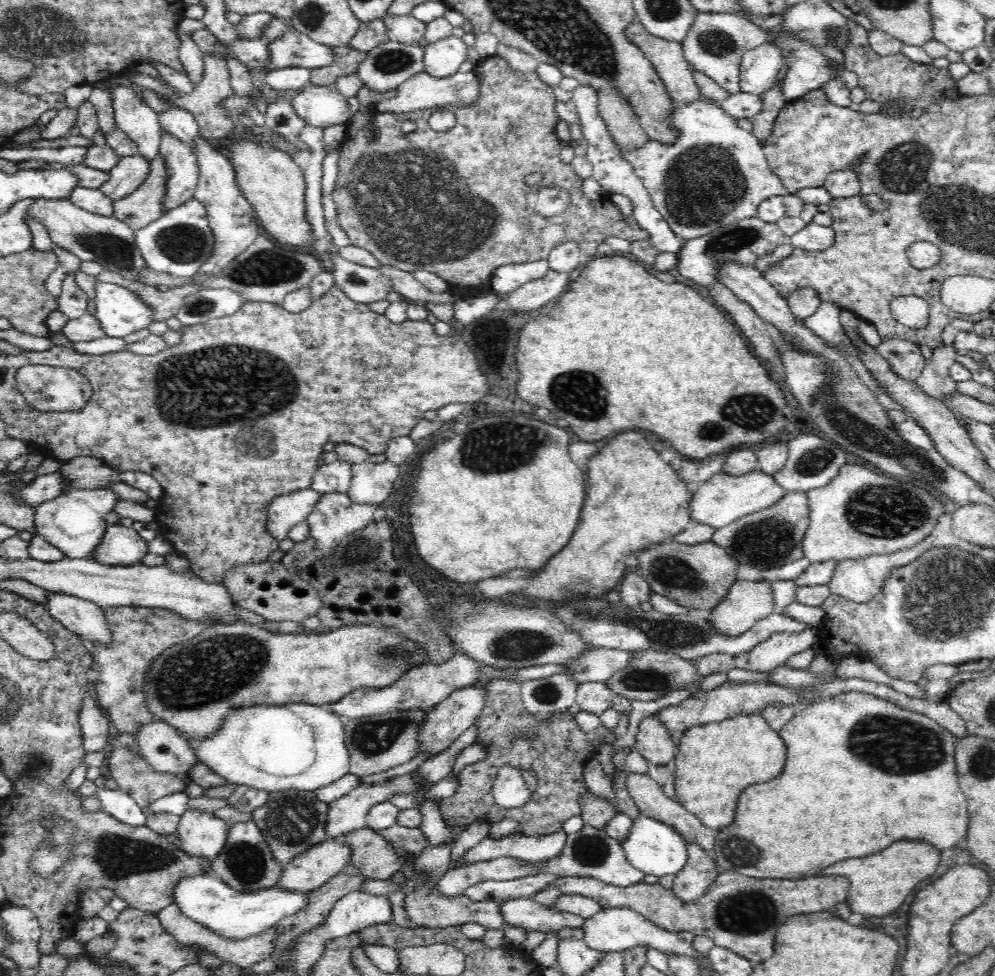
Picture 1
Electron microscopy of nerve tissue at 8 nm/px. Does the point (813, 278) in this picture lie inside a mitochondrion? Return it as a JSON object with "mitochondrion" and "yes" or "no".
{"mitochondrion":"no"}

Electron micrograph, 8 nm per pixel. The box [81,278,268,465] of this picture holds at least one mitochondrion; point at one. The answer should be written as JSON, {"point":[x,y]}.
{"point":[199,306]}

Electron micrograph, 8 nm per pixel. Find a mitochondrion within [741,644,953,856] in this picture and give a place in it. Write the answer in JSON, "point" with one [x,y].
{"point":[924,750]}

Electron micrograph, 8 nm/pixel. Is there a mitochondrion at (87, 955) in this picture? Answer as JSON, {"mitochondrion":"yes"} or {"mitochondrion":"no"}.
{"mitochondrion":"no"}

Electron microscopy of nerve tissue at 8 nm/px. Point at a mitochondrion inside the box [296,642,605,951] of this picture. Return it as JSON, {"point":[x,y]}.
{"point":[371,738]}

